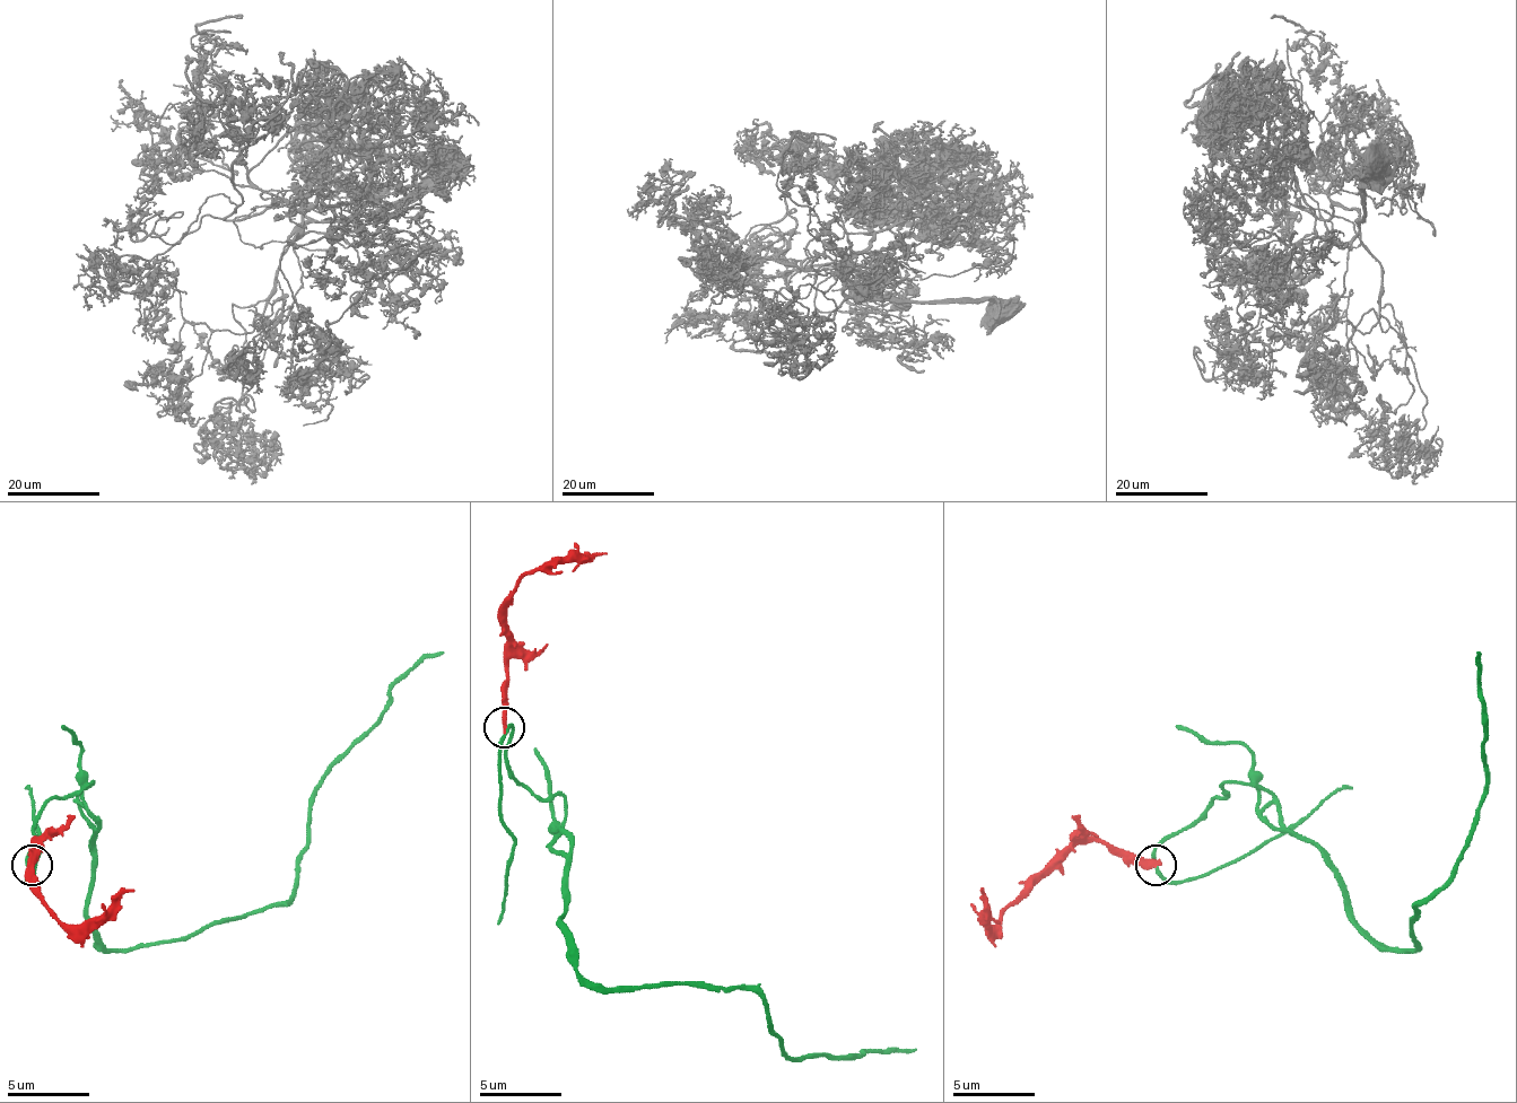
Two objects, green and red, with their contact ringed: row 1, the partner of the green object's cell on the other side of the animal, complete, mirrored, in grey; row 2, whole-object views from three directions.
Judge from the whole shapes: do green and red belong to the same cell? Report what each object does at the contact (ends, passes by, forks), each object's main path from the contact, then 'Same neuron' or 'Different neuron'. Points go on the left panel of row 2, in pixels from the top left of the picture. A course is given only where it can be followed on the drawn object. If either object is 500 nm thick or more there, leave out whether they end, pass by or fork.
At the ring green passes by. At the ring red ends. Course of green: (33, 864), (41, 811), (94, 781), (86, 921), (106, 950), (287, 901), (315, 786), (443, 650). Course of red: (33, 864), (33, 889), (41, 901), (69, 925), (90, 925), (134, 889). Different neuron

